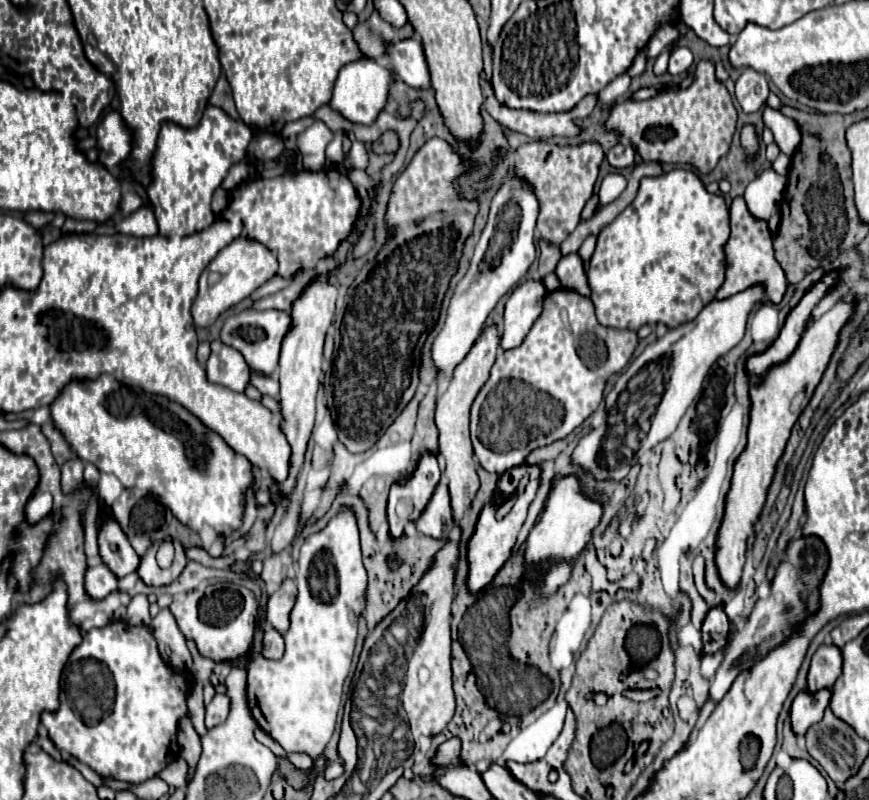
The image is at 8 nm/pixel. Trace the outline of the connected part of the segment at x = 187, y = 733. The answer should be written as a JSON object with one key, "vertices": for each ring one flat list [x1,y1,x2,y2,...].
{"vertices":[[188,715,180,721,178,743,180,743,182,757,184,757,186,763,188,763,188,781,192,781,192,777,194,777,194,769,196,769,196,763,198,763,198,759,200,759,200,735,194,731,192,721,190,721]]}

